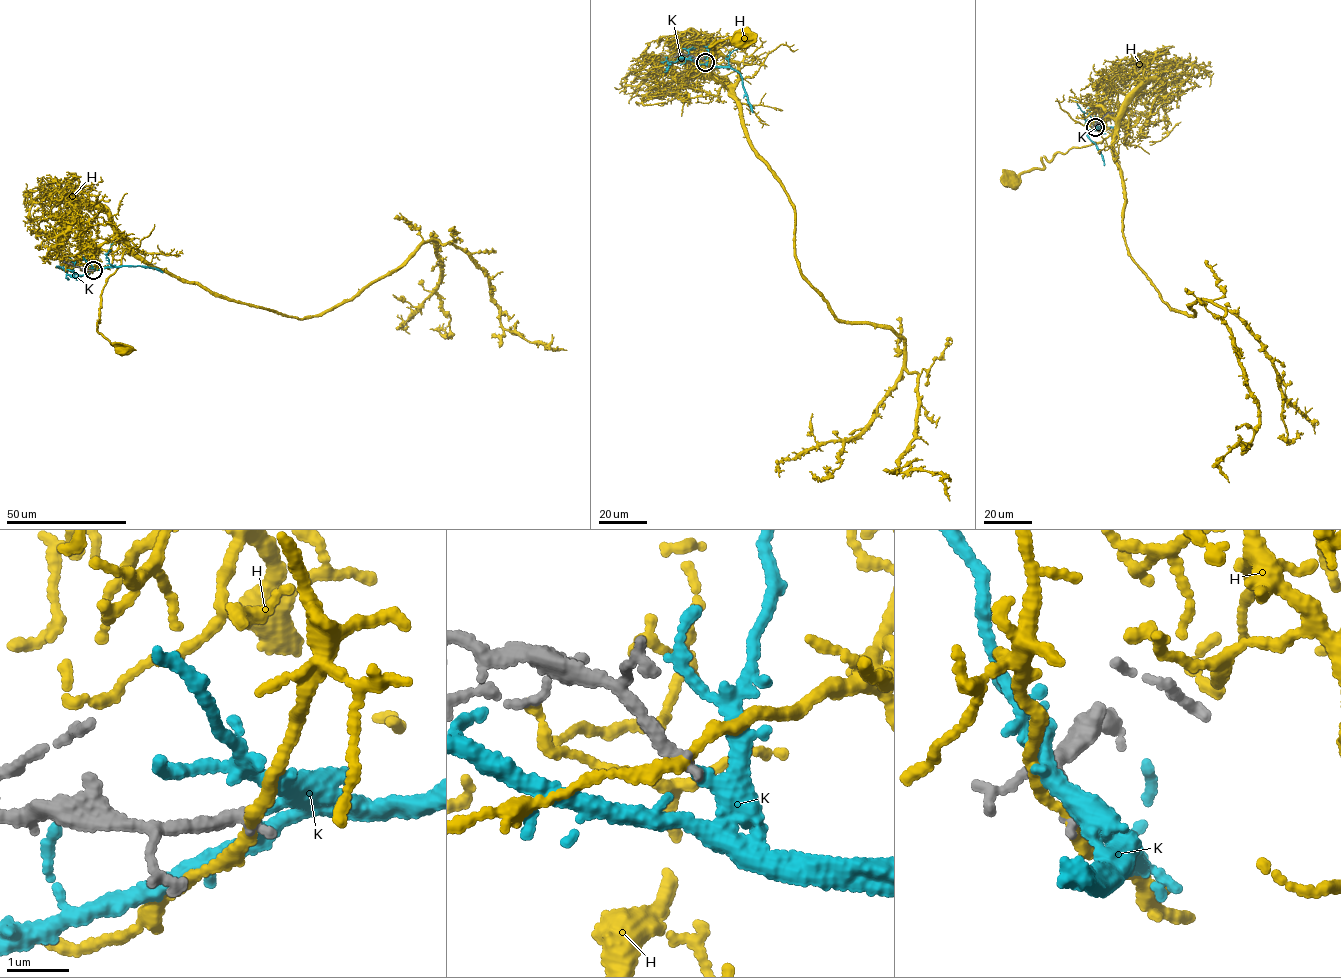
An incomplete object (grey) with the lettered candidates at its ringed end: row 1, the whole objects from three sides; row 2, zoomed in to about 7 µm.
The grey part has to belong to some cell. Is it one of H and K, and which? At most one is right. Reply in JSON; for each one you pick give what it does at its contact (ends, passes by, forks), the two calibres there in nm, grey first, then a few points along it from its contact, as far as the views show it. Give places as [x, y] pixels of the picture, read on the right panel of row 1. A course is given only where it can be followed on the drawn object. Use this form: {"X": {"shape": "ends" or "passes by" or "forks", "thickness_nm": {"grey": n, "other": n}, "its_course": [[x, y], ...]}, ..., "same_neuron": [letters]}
{"K": {"shape": "passes by", "thickness_nm": {"grey": 220, "other": 280}, "its_course": [[1095, 127], [1086, 134], [1097, 145], [1104, 165]]}, "same_neuron": ["K"]}

